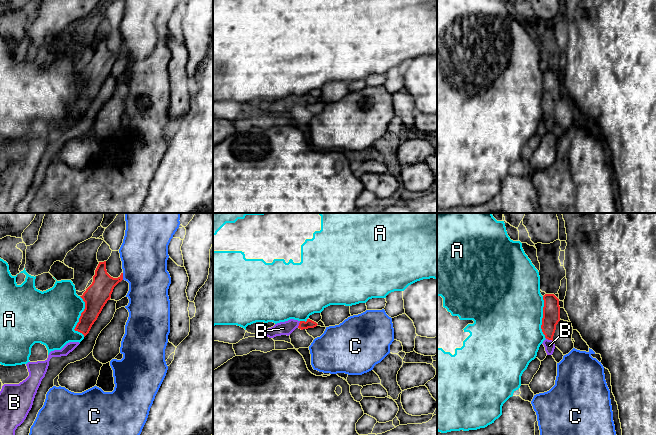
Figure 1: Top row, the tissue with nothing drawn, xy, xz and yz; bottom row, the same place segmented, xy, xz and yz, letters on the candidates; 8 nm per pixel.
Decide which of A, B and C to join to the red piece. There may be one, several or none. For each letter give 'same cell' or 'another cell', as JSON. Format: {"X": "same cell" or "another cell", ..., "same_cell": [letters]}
{"A": "another cell", "B": "same cell", "C": "another cell", "same_cell": ["B"]}

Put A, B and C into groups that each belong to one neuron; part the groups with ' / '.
A / B / C

